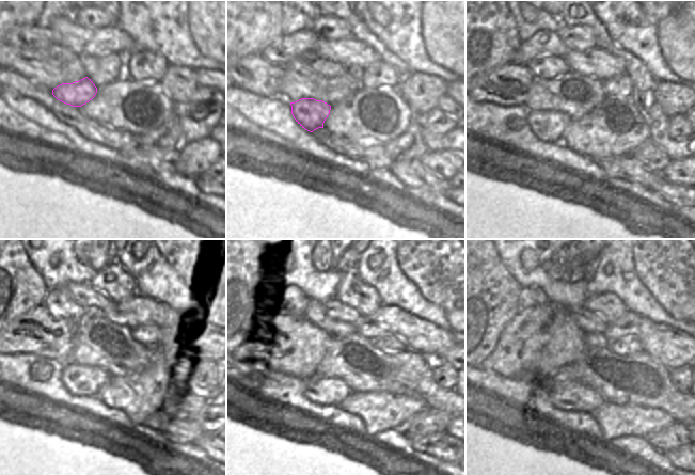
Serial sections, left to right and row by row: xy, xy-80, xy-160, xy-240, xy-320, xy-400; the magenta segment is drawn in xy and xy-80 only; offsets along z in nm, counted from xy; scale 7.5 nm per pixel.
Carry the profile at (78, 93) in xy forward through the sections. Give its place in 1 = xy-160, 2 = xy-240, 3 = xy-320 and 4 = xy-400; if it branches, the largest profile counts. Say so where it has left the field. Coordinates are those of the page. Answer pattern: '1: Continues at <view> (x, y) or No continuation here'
1: Continues at xy-160 (547, 125)
2: Continues at xy-240 (85, 380)
3: Continues at xy-320 (320, 390)
4: Continues at xy-400 (577, 396).

